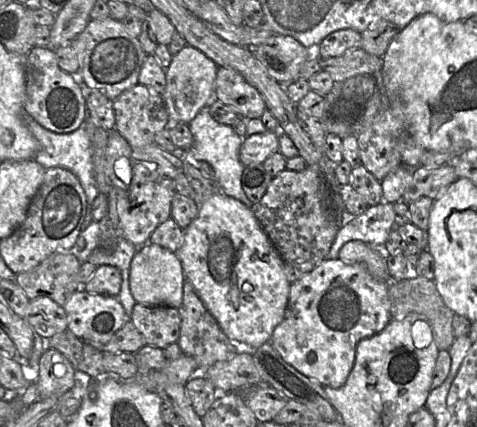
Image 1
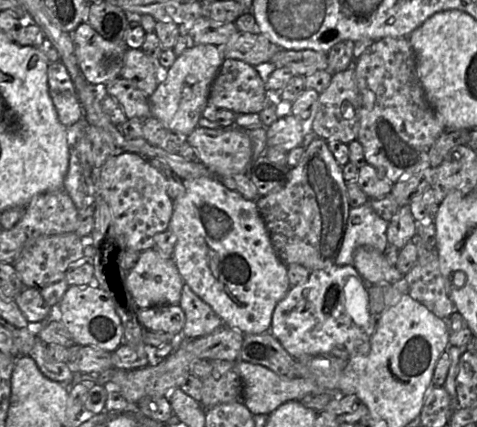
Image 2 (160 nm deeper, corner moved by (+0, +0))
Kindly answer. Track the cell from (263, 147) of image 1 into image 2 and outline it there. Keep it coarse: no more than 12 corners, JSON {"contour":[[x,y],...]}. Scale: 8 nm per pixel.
{"contour":[[293,114],[266,129],[267,147],[301,146],[303,122]]}

